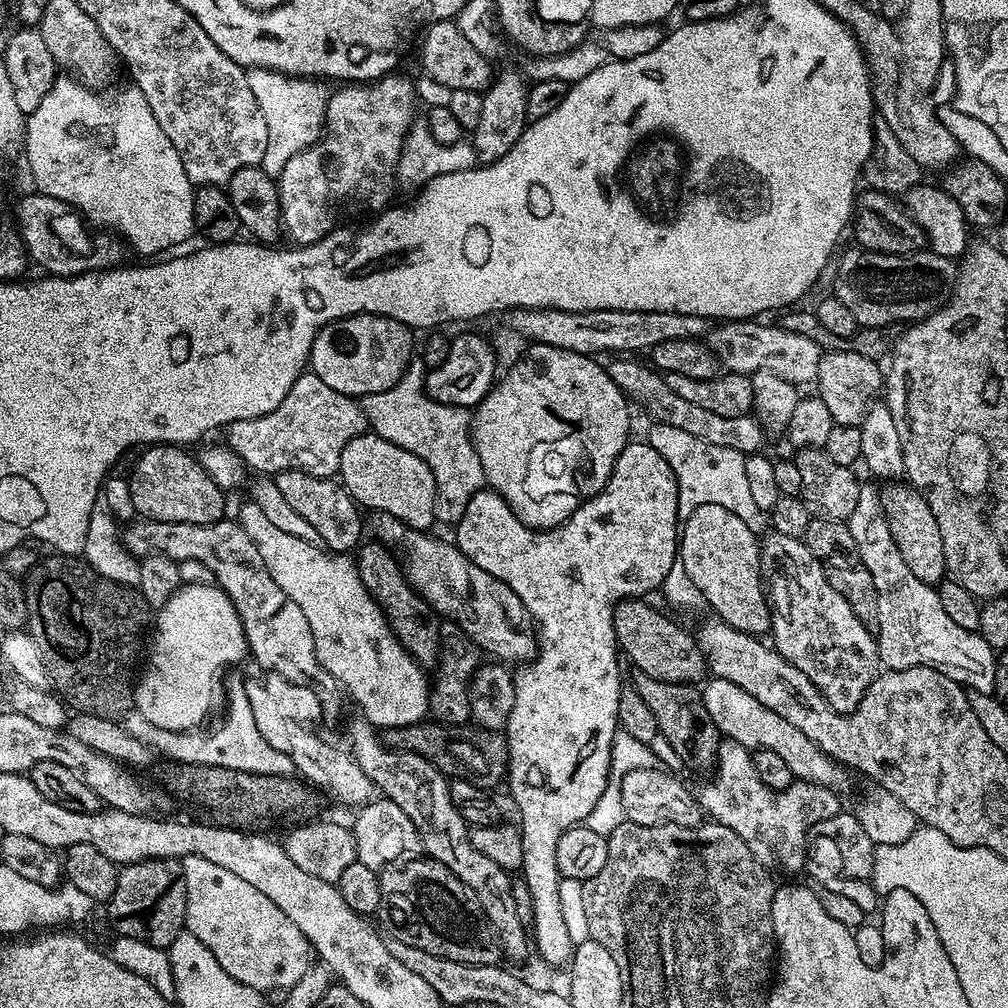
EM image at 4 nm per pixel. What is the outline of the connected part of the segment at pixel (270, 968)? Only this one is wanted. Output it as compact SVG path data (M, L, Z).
M201 856L183 857L182 863L186 878L186 931L218 958L218 966L230 978L265 994L292 988L306 974L310 963L310 945L302 930L262 890L238 878L238 874L230 874L230 870L206 862Z

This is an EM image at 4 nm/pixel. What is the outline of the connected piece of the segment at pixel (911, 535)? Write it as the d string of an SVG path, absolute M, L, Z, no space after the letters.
M904 482L885 483L879 489L879 493L882 510L890 526L890 534L894 534L894 542L898 550L902 550L902 558L906 566L910 566L918 582L939 585L948 572L948 563L946 550L942 550L942 530L938 530L938 518L934 518L934 510L930 510L919 488L911 487Z

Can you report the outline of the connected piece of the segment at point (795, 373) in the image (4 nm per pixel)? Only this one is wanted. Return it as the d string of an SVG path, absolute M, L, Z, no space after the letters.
M750 319L717 323L707 333L706 343L708 349L719 358L721 365L728 372L751 374L758 370L770 370L774 374L778 374L778 378L786 378L791 384L797 386L803 386L803 384L811 385L818 374L818 362L822 355L821 348L808 338L804 338L800 334L791 333L790 330L779 327L775 323L772 323L773 325L760 323L764 322L757 322L755 319Z

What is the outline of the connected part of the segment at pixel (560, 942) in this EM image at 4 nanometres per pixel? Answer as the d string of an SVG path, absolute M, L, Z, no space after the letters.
M629 442L622 450L606 486L597 496L591 496L589 500L578 510L572 512L572 517L559 524L557 528L546 528L537 530L528 528L517 516L514 510L510 510L507 502L499 494L491 490L481 490L470 498L470 503L466 506L466 511L462 513L462 518L454 525L454 543L456 547L474 562L474 566L482 566L486 574L494 574L526 606L529 617L538 633L538 651L531 662L517 667L514 672L514 710L510 710L510 718L506 735L508 738L508 774L506 777L506 788L512 791L512 800L516 803L516 808L520 811L520 837L522 838L522 866L519 871L522 873L522 879L526 886L530 886L530 898L534 902L534 926L532 932L534 935L534 948L540 951L540 956L548 964L567 965L572 959L573 944L570 942L570 934L566 930L566 921L562 918L562 901L558 898L558 886L562 882L560 871L558 870L558 838L567 828L574 828L583 825L588 816L598 806L598 798L602 798L602 790L606 790L608 785L608 771L612 761L612 743L614 734L619 725L619 694L621 685L621 676L618 670L618 649L616 646L616 635L614 634L614 610L621 600L630 600L633 598L644 598L661 587L664 579L670 574L670 570L678 563L678 482L662 454L654 450L646 442Z

